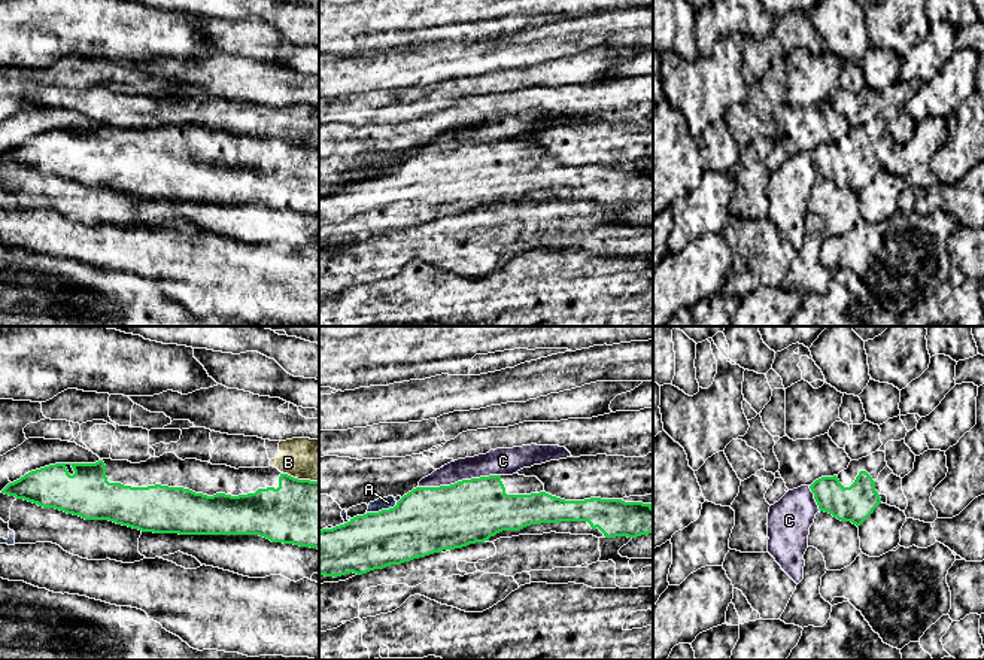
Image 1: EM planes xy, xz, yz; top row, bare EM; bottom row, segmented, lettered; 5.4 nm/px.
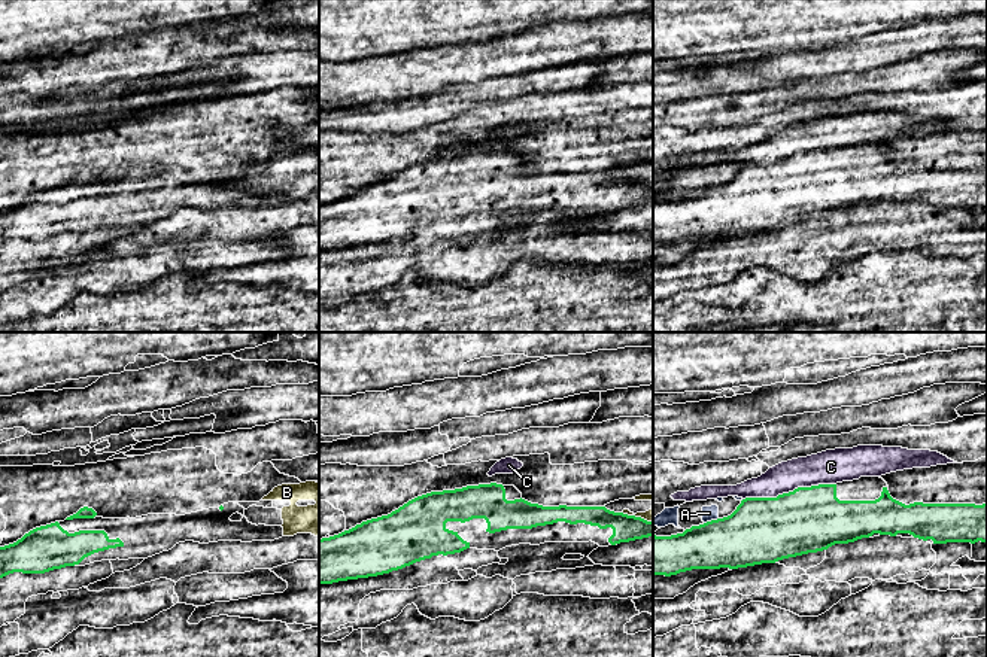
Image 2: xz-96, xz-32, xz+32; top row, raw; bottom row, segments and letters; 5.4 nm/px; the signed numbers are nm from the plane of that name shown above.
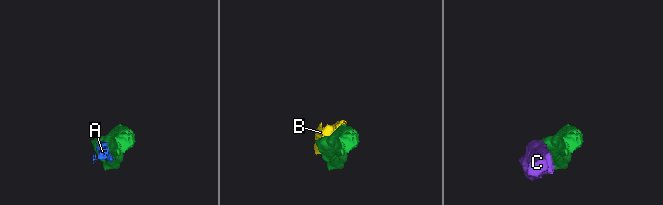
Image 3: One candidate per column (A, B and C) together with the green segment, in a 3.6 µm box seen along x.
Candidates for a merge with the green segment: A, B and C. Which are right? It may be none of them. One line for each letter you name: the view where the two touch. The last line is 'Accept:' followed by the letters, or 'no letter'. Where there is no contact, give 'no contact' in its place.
Accept: no letter

